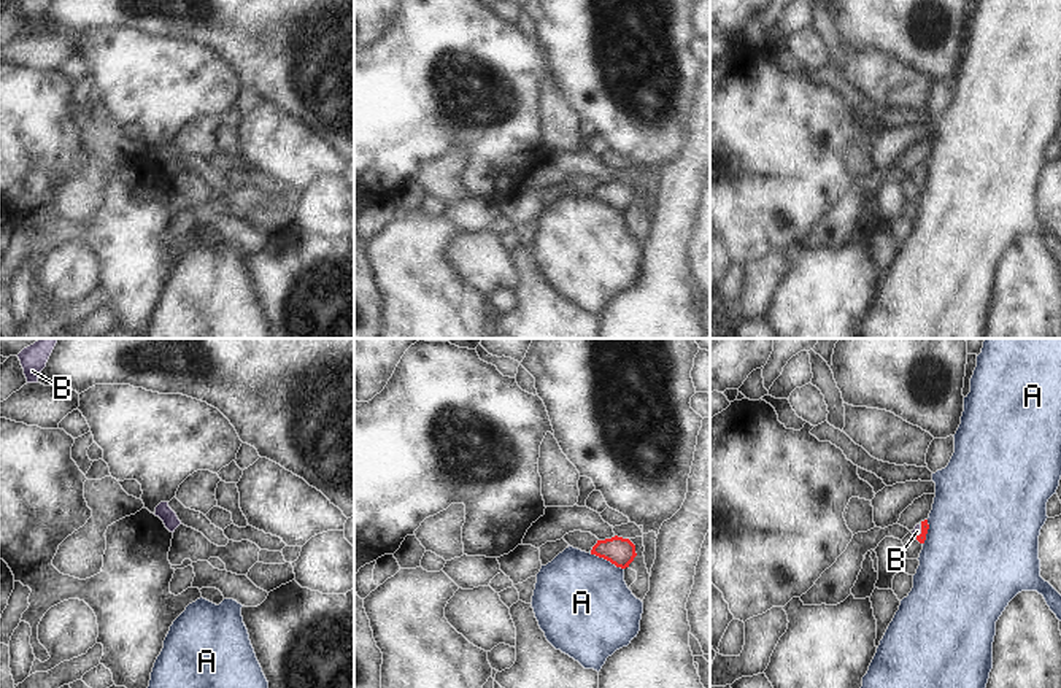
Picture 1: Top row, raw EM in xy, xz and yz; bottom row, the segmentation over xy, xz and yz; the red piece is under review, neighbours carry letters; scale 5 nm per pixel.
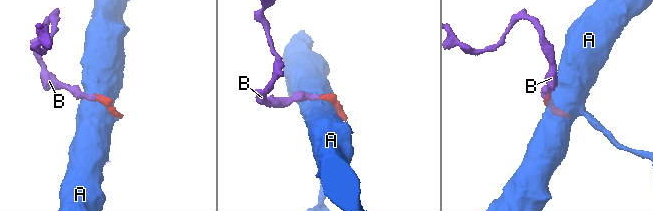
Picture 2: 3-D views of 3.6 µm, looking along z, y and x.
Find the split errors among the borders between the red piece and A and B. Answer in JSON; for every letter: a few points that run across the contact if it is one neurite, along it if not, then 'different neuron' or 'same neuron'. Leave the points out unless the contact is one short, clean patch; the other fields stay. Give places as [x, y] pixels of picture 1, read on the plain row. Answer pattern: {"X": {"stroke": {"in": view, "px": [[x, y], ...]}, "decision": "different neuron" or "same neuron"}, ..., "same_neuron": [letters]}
{"A": {"decision": "different neuron"}, "B": {"stroke": {"in": "yz", "px": [[925, 170], [922, 175], [917, 175]]}, "decision": "same neuron"}, "same_neuron": ["B"]}

